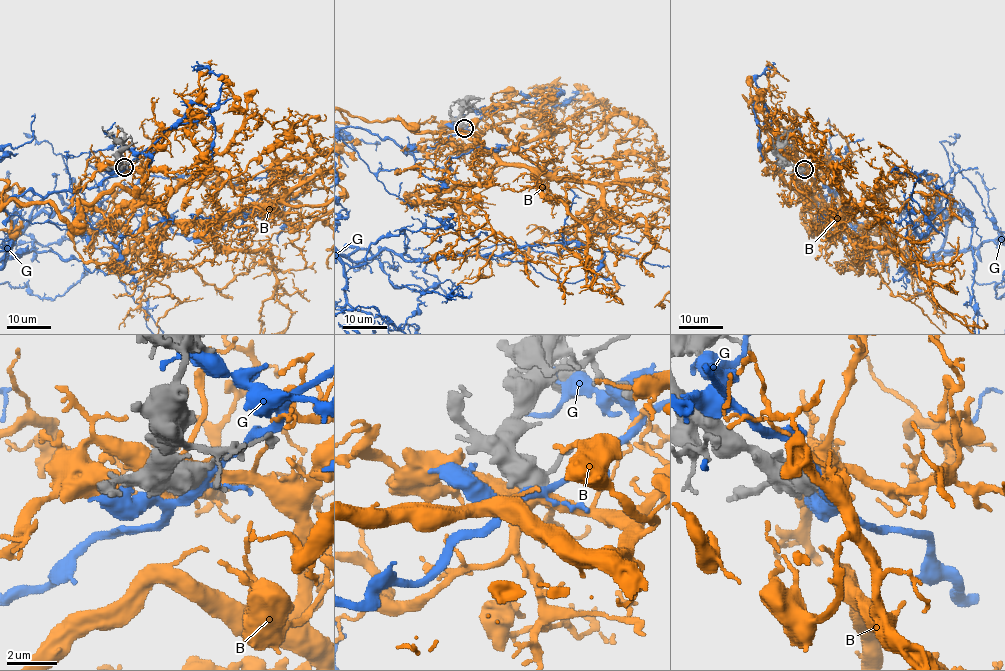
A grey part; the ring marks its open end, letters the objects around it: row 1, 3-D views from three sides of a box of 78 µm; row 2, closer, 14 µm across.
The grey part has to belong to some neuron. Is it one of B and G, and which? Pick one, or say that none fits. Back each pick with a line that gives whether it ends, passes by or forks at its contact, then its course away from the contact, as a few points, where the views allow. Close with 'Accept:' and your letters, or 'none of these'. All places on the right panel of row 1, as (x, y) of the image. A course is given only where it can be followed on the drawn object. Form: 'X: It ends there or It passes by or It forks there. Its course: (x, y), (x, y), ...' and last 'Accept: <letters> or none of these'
B: It forks there
Accept: B

